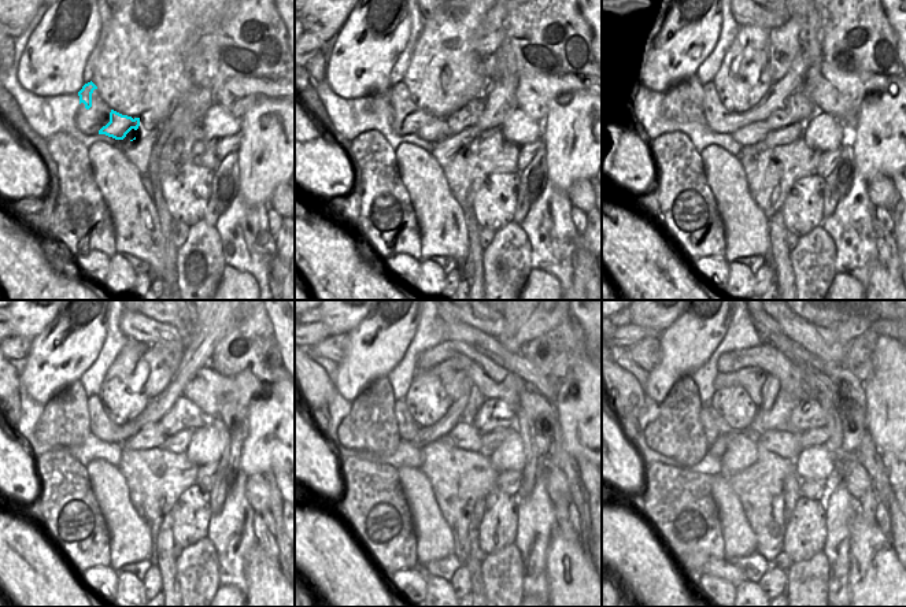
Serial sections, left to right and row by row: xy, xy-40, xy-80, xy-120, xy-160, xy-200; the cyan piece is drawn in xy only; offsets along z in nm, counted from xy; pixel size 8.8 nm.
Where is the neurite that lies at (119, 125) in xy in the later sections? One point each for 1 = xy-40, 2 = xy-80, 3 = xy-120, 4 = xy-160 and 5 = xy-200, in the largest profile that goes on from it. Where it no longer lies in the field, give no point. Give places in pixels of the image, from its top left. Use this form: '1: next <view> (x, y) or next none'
1: next xy-40 (433, 132)
2: next xy-80 (753, 133)
3: next xy-120 (151, 436)
4: next xy-160 (463, 436)
5: next xy-200 (784, 444)

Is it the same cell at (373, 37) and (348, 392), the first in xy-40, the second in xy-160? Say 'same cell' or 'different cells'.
same cell

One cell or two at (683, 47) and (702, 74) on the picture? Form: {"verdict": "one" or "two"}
{"verdict": "two"}

